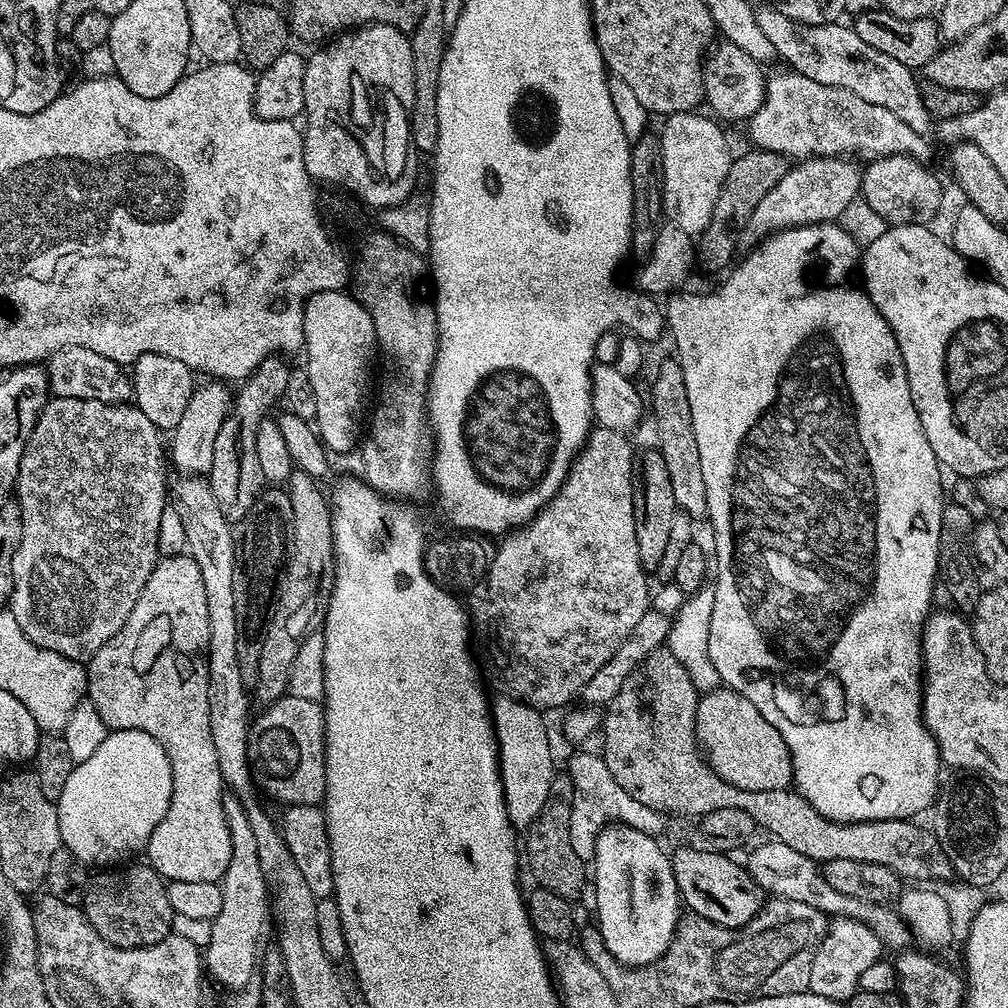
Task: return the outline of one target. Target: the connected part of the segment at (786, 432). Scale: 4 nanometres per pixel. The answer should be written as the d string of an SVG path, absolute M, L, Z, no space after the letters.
M829 222L827 224L807 224L801 228L784 228L780 232L773 232L771 236L760 241L759 245L751 249L752 252L736 269L733 267L727 273L728 277L724 280L720 292L712 292L709 296L676 296L672 294L667 297L668 308L666 307L666 328L676 339L675 359L679 360L682 366L682 374L686 382L686 398L690 400L690 418L694 422L694 434L698 442L698 458L702 458L702 482L706 482L706 502L708 503L707 519L712 520L712 540L716 543L716 556L714 552L714 614L710 614L710 662L714 662L714 670L718 670L721 681L727 687L732 688L738 694L750 698L782 734L782 742L786 742L788 753L792 759L792 779L795 791L818 810L828 820L837 820L839 824L857 824L858 822L870 822L871 820L907 820L916 818L919 812L924 812L927 808L933 807L934 801L938 796L936 788L936 775L942 769L940 759L940 748L936 744L936 738L928 732L928 727L924 725L924 690L922 687L922 648L918 643L918 633L922 625L930 615L932 604L932 587L938 584L938 569L940 566L940 535L942 534L942 510L946 503L944 488L940 485L940 472L942 465L936 459L934 450L930 450L930 442L926 442L926 430L922 428L920 415L914 406L914 398L910 398L910 382L906 378L906 366L902 362L902 354L896 345L894 334L878 314L878 310L870 302L868 293L856 288L847 280L844 275L848 271L855 269L858 264L858 245L846 230L840 227L839 223Z

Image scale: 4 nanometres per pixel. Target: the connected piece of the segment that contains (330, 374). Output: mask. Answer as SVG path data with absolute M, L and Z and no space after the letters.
M344 290L316 292L309 298L304 320L302 353L308 359L308 377L318 405L314 427L320 443L332 454L350 451L361 439L374 392L372 363L378 360L370 314L355 295L346 293Z

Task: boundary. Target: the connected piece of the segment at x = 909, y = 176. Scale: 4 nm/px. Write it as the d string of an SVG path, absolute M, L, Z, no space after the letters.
M883 156L867 161L860 178L860 196L889 225L927 225L940 208L940 180L922 164L914 156Z

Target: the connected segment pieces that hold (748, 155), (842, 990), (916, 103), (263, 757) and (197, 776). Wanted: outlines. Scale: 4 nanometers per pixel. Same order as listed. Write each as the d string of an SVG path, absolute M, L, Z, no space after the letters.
M751 150L735 157L726 174L726 182L722 182L722 190L718 190L718 202L714 202L714 214L706 226L706 230L698 237L698 264L708 272L716 272L719 268L727 269L736 248L736 240L732 232L739 233L744 223L750 218L754 206L770 194L780 179L788 173L789 161L780 152L762 152Z
M849 916L833 919L814 954L814 966L810 966L808 991L822 998L847 1002L858 991L862 974L881 959L880 951L880 939L870 926L866 926L860 920L852 920Z
M771 6L757 7L754 15L758 26L762 26L762 34L770 38L770 46L774 46L777 57L781 61L784 59L791 71L814 78L814 82L822 82L822 86L850 90L850 94L858 94L858 98L866 98L866 102L874 102L874 106L886 106L890 114L898 114L911 128L924 130L930 123L926 106L922 106L920 84L912 77L915 76L913 69L862 42L851 27L843 28L840 22L800 24Z
M285 694L278 700L273 700L267 705L268 708L260 717L251 721L248 729L248 763L252 765L253 777L261 789L265 793L269 792L276 800L281 800L281 805L287 806L310 806L311 804L319 805L324 799L324 791L326 790L326 766L324 765L324 709L315 700L307 700L306 698L298 698L291 694Z
M190 555L166 556L157 559L154 570L150 574L150 578L146 578L146 586L142 586L142 594L138 594L138 602L134 602L134 610L130 610L130 618L126 618L122 630L118 630L118 634L114 634L114 638L110 638L110 642L106 642L106 646L102 646L102 650L94 653L91 660L87 661L86 664L88 674L87 699L98 710L98 714L106 727L109 730L117 728L121 728L122 730L142 730L146 734L150 734L156 739L158 746L162 746L162 750L172 767L172 797L170 798L170 806L166 810L162 822L158 822L158 826L154 826L154 834L150 834L146 849L146 857L148 856L146 858L147 863L151 865L151 868L160 877L163 877L168 882L177 880L178 882L210 882L214 884L223 881L228 869L228 863L230 862L230 854L232 853L230 830L226 822L226 814L224 813L226 785L222 778L222 770L218 770L218 754L214 750L214 737L210 734L210 694L208 693L209 642L210 610L206 608L206 586L202 586L202 570L198 570L198 562L194 562L194 558Z

